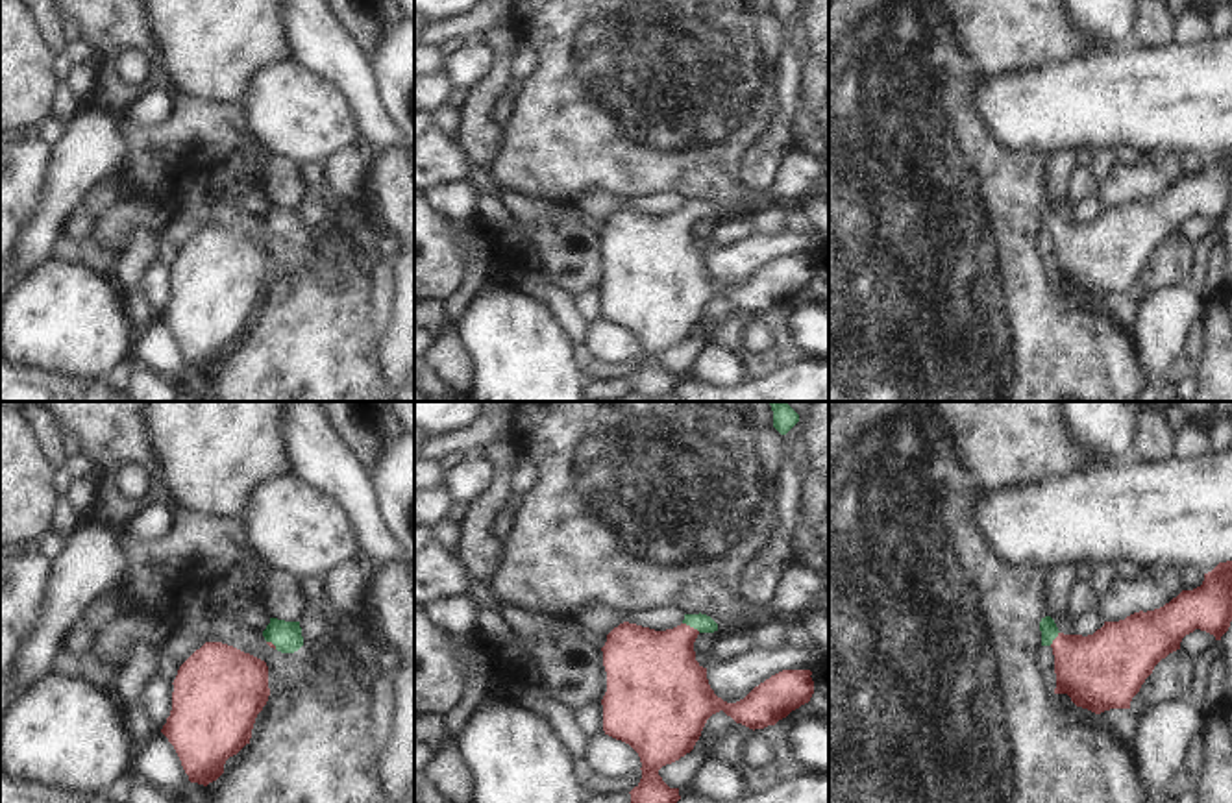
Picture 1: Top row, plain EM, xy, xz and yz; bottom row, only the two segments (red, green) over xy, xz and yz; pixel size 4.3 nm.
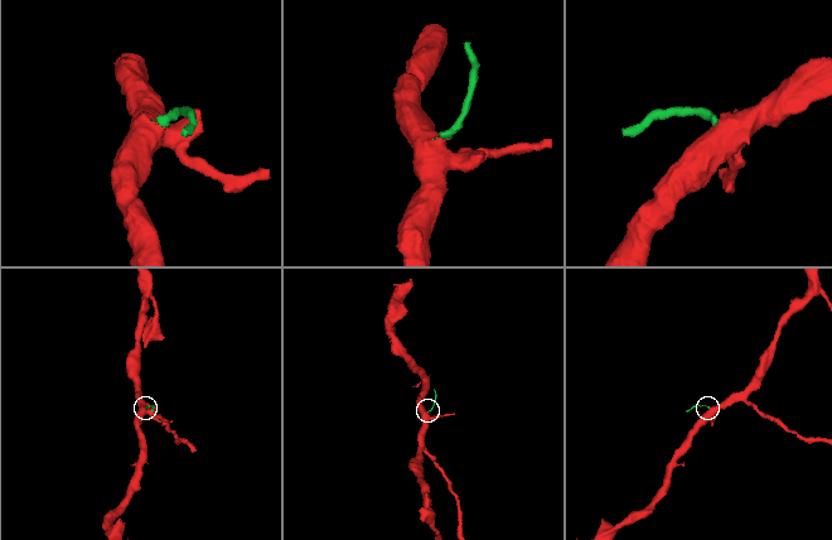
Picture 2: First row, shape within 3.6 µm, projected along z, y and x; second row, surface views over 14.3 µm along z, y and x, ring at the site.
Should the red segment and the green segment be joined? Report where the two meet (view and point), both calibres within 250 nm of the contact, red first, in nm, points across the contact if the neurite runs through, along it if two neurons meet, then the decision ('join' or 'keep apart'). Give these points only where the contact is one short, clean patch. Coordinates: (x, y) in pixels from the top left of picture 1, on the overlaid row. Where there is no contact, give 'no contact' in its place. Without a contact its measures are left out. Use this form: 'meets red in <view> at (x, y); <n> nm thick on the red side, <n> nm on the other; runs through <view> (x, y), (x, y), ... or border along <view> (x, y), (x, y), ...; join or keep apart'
meets red in xz at (692, 628); 360 nm thick on the red side, 80 nm on the other; runs through xz (655, 672), (692, 628), (702, 622); join

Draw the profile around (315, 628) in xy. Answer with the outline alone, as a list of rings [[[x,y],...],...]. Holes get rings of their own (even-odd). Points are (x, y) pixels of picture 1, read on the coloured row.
[[[307,607],[303,618],[300,620],[303,642],[324,644],[335,640],[339,629],[326,614],[316,607]]]

